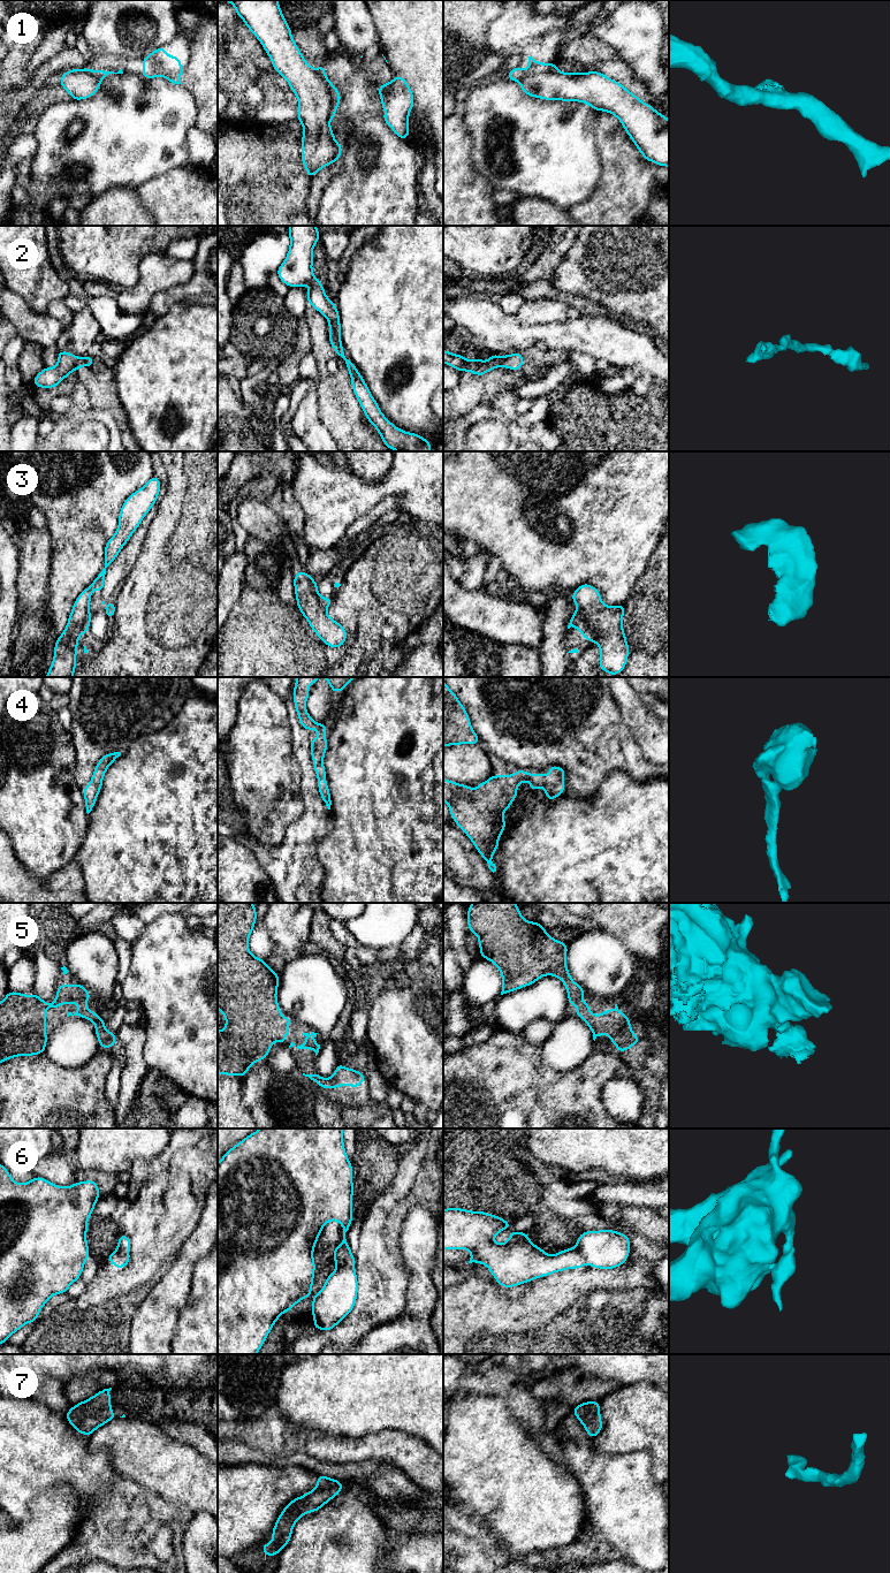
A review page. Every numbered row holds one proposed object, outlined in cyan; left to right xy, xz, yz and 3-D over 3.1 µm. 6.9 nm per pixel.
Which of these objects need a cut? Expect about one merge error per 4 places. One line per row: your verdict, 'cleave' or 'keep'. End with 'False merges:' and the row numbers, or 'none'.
1: cleave
2: keep
3: keep
4: keep
5: keep
6: cleave
7: keep
False merges: 1, 6

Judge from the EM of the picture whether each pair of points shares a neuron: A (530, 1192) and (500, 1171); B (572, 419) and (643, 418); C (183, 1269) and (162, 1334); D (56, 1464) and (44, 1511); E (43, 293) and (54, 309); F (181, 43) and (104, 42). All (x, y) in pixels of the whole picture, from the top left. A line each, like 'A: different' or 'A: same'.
A: same
B: same
C: same
D: different
E: different
F: different

